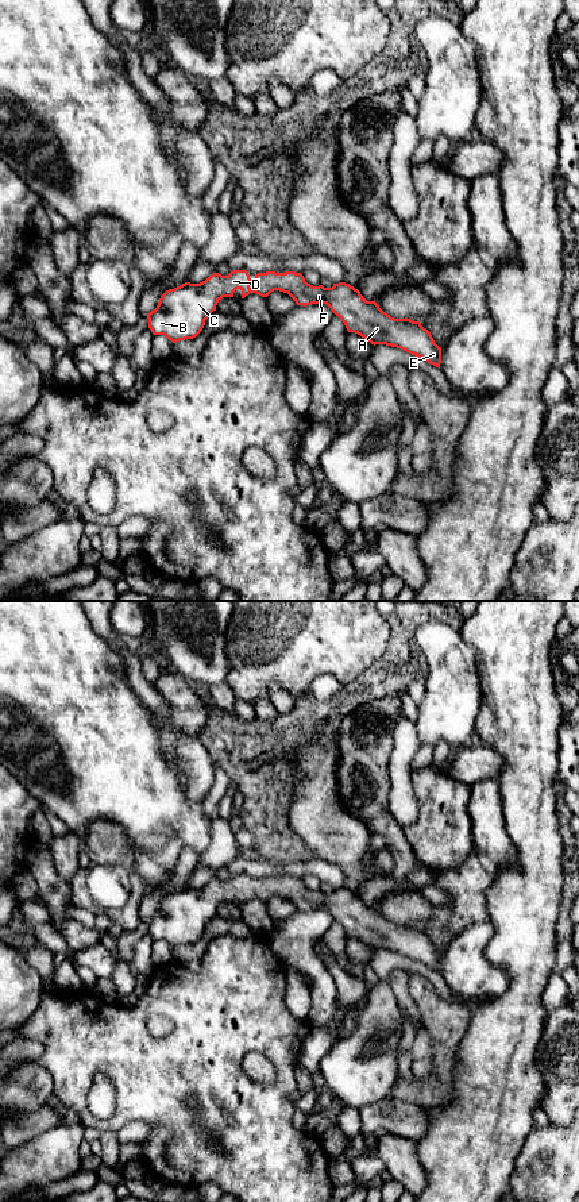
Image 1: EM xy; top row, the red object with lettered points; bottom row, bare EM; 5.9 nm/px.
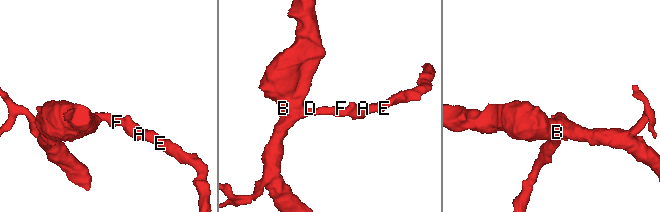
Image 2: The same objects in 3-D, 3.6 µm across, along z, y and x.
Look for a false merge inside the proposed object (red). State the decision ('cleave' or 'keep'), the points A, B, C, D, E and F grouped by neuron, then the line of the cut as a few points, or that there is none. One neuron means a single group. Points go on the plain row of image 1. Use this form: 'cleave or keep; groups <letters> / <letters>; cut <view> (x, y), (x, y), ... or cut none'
keep; groups A B C D E F; cut none

